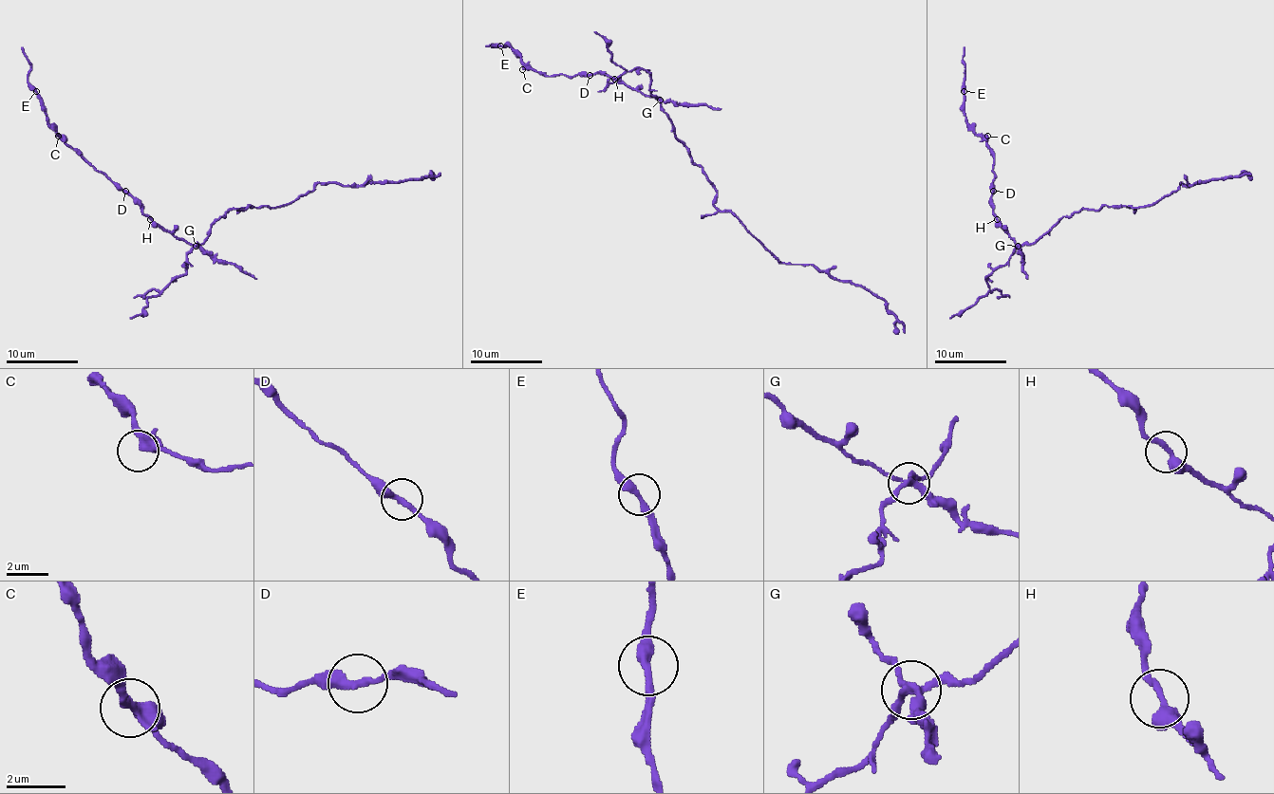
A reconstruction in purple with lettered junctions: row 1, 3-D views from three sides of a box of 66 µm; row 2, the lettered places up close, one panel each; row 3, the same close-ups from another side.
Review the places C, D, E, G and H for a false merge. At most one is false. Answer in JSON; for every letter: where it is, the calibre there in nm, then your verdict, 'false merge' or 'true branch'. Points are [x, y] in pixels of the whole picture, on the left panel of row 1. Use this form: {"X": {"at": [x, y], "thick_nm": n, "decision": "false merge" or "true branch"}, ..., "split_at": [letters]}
{"C": {"at": [58, 136], "thick_nm": 320, "decision": "true branch"}, "D": {"at": [125, 191], "thick_nm": 280, "decision": "true branch"}, "E": {"at": [36, 91], "thick_nm": 340, "decision": "true branch"}, "G": {"at": [196, 246], "thick_nm": 240, "decision": "false merge"}, "H": {"at": [150, 219], "thick_nm": 320, "decision": "true branch"}, "split_at": ["G"]}

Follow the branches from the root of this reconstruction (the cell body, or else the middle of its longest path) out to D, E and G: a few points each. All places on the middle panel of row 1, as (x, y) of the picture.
D: (676, 136), (670, 118), (656, 98), (642, 95), (608, 75), (590, 75)
E: (676, 136), (670, 118), (656, 98), (598, 73), (544, 77), (510, 46), (500, 46)
G: (676, 136), (674, 125), (660, 100)

